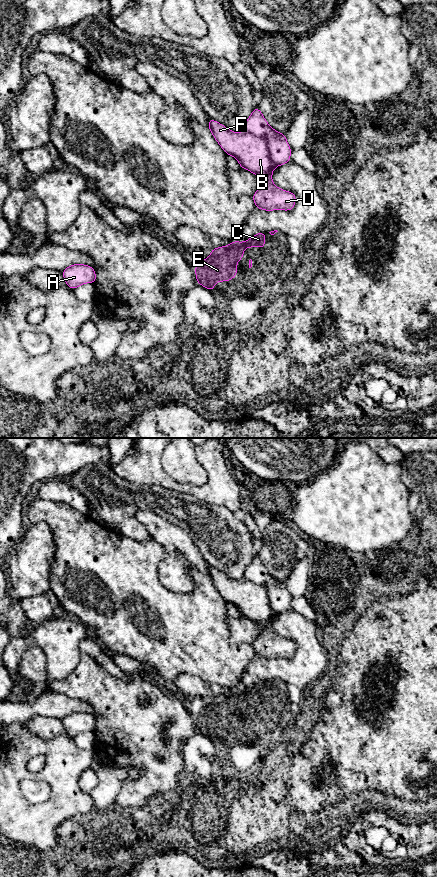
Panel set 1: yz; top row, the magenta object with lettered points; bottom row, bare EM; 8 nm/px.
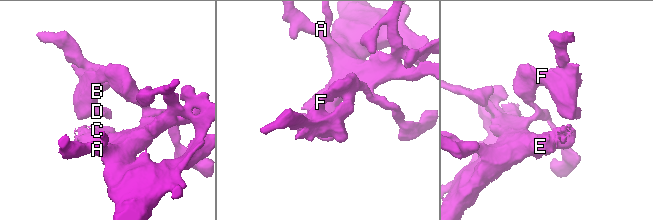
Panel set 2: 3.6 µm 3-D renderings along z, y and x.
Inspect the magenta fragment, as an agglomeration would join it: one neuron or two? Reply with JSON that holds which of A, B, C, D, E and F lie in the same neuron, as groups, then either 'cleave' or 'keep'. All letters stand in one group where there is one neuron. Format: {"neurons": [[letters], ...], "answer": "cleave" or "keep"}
{"neurons": [["A", "C", "E"], ["B", "D", "F"]], "answer": "cleave"}

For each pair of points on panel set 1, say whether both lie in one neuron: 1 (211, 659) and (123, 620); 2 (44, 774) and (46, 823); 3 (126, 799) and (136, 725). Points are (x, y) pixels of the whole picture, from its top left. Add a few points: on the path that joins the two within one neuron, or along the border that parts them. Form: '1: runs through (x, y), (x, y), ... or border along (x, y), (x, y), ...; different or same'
1: runs through (189, 645), (161, 645), (149, 642), (145, 638); same
2: runs through (55, 786), (55, 809), (53, 811); same
3: runs through (144, 781), (149, 776), (149, 743); same

